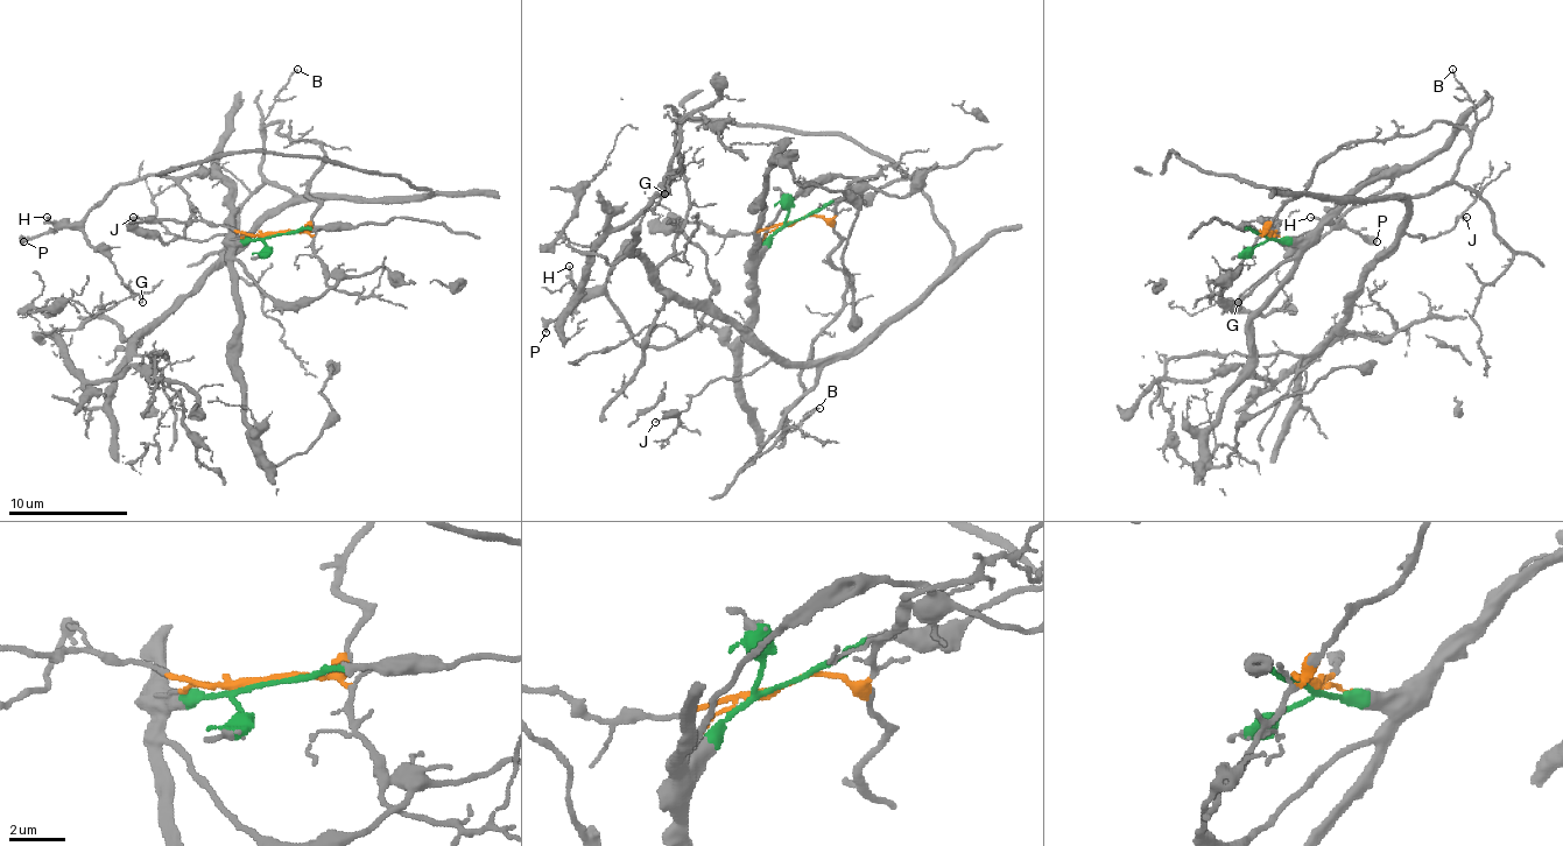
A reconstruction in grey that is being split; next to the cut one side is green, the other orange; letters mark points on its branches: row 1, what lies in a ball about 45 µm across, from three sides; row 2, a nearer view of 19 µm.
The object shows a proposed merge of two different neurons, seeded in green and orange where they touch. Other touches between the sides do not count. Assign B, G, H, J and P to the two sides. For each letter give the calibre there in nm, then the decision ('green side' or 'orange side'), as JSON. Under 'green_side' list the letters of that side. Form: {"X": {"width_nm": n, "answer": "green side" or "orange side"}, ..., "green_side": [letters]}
{"B": {"width_nm": 110, "answer": "orange side"}, "G": {"width_nm": 130, "answer": "green side"}, "H": {"width_nm": 110, "answer": "green side"}, "J": {"width_nm": 110, "answer": "orange side"}, "P": {"width_nm": 380, "answer": "green side"}, "green_side": ["G", "H", "P"]}

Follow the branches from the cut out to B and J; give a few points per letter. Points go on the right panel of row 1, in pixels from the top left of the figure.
B: (1264, 234), (1321, 162), (1356, 141), (1413, 135), (1437, 121), (1472, 127), (1476, 106), (1451, 70)
J: (1264, 234), (1353, 141), (1443, 121), (1470, 148), (1457, 175), (1413, 198), (1403, 228), (1424, 240), (1466, 217)

